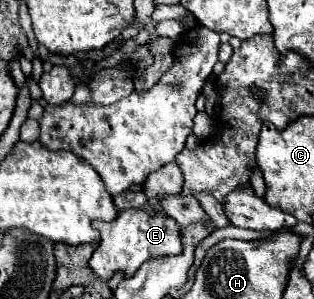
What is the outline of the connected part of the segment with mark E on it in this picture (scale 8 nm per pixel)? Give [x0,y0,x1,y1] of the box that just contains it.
[89,208,183,280]

